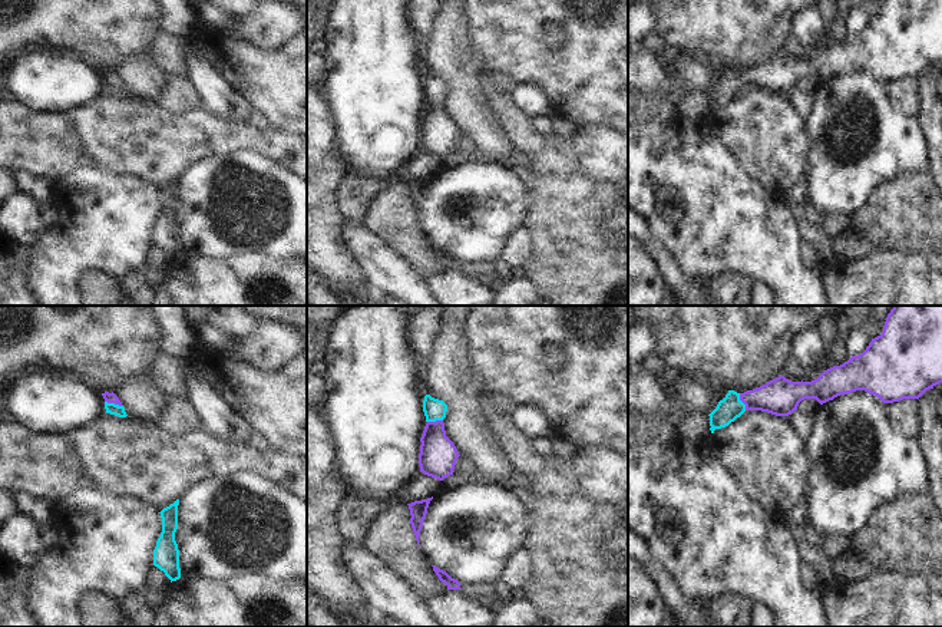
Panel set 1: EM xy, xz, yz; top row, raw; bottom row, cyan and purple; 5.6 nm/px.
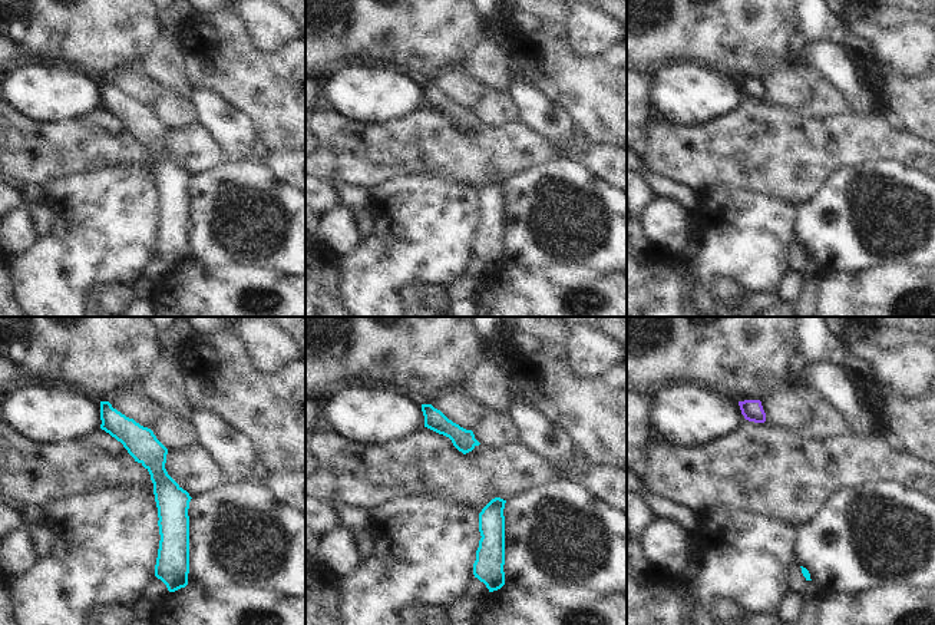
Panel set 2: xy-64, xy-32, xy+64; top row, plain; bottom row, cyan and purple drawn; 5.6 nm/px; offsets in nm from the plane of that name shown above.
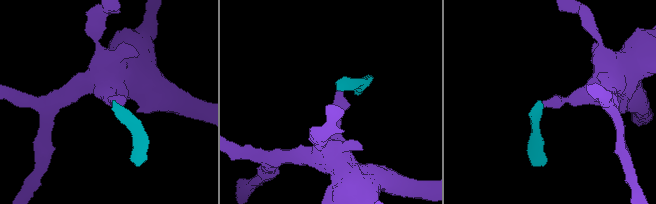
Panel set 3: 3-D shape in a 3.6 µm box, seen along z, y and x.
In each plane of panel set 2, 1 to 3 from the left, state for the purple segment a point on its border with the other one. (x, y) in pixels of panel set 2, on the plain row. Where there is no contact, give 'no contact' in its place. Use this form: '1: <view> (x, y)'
1: no contact
2: no contact
3: no contact

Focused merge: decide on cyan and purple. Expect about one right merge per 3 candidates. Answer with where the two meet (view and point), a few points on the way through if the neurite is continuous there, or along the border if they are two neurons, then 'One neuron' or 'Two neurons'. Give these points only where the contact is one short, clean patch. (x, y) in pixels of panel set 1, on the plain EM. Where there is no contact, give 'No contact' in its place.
Touches cyan at xy (113, 82). Path across: xy (111, 86), (113, 82), (111, 76). One neuron

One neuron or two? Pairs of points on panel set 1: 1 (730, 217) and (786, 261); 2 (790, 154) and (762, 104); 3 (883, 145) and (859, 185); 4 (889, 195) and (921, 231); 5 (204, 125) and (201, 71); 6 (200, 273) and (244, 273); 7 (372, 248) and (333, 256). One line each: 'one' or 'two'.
1: one
2: one
3: one
4: one
5: two
6: one
7: two

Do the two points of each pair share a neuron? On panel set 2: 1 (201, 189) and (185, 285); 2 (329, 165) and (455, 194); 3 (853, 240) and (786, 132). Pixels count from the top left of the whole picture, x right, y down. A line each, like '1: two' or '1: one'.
1: two
2: two
3: two

